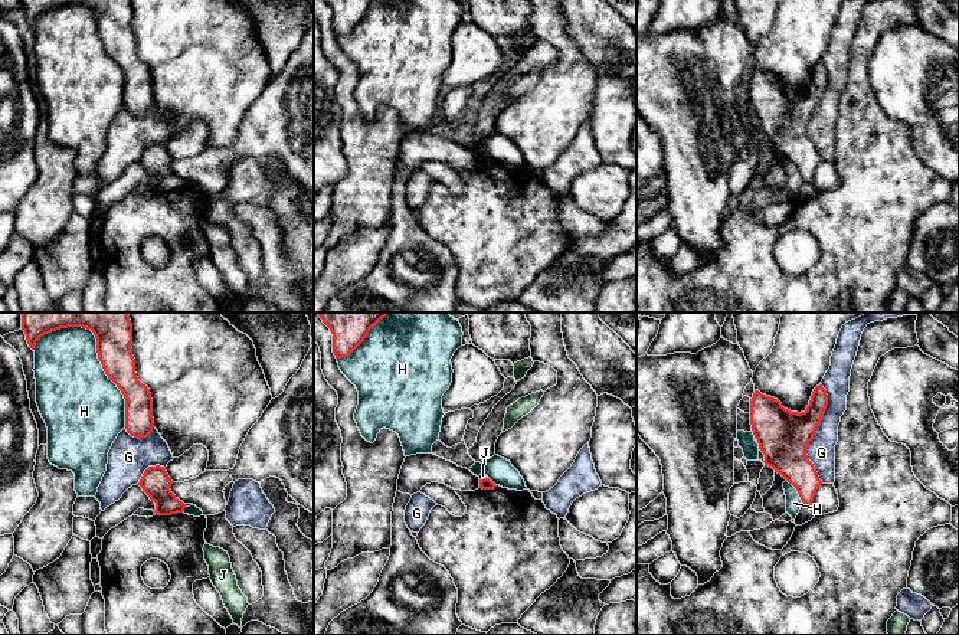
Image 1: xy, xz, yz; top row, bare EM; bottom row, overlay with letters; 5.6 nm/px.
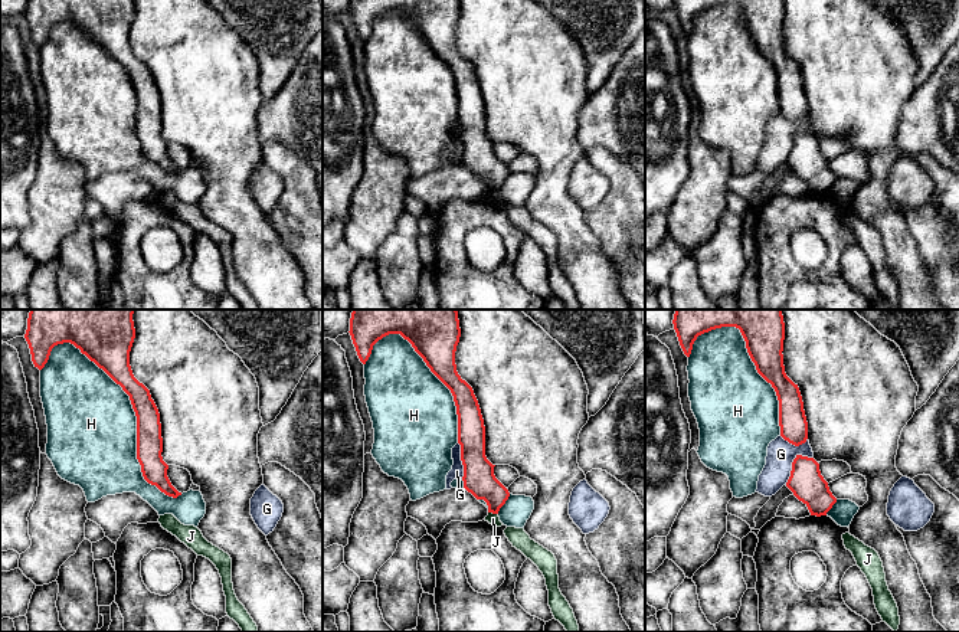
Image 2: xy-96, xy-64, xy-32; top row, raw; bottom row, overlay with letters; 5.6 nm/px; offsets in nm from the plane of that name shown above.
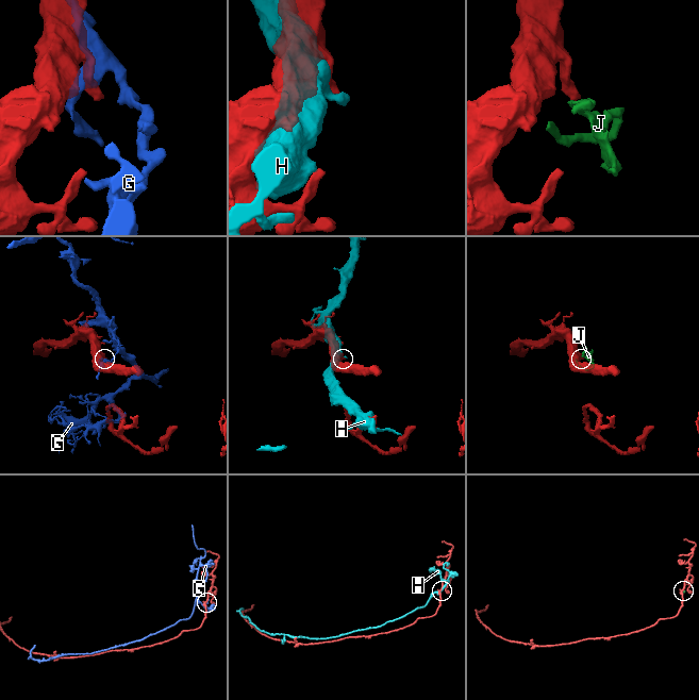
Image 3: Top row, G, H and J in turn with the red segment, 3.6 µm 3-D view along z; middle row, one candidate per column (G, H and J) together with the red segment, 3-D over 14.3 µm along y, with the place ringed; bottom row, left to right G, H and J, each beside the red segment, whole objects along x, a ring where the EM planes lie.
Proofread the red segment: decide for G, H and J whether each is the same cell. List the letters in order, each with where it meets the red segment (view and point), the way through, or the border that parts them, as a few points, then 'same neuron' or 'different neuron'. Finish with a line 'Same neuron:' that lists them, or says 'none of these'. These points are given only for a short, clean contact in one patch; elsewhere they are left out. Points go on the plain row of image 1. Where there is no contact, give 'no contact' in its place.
G: contact yz (814, 111); different neuron
H: contact xy (98, 33); different neuron
J: contact xz (484, 156); border xz (487, 154), (480, 157); different neuron
Same neuron: none of these

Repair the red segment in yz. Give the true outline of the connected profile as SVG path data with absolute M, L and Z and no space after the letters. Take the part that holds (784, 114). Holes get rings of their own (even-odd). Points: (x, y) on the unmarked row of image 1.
M822 62L812 69L805 89L791 89L770 73L755 68L750 76L750 102L765 141L792 161L803 183L812 183L822 158L806 128L828 84Z

